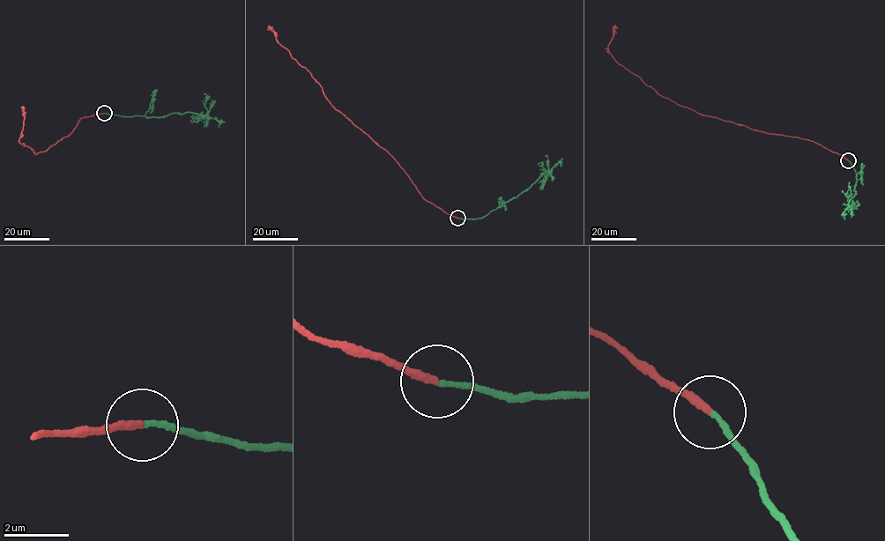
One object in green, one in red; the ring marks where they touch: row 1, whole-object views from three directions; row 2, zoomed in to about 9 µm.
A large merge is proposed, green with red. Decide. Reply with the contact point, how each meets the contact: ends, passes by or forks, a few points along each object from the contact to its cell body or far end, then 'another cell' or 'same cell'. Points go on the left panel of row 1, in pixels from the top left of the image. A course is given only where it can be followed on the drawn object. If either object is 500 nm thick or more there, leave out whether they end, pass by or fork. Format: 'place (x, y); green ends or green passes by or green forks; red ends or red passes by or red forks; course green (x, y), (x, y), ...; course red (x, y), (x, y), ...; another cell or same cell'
place (104, 113); green ends; red ends; course green (104, 114), (151, 117), (189, 112), (205, 114), (208, 96), (204, 94); course red (104, 114), (81, 118), (70, 134), (36, 155), (18, 140), (24, 120), (23, 106); same cell

